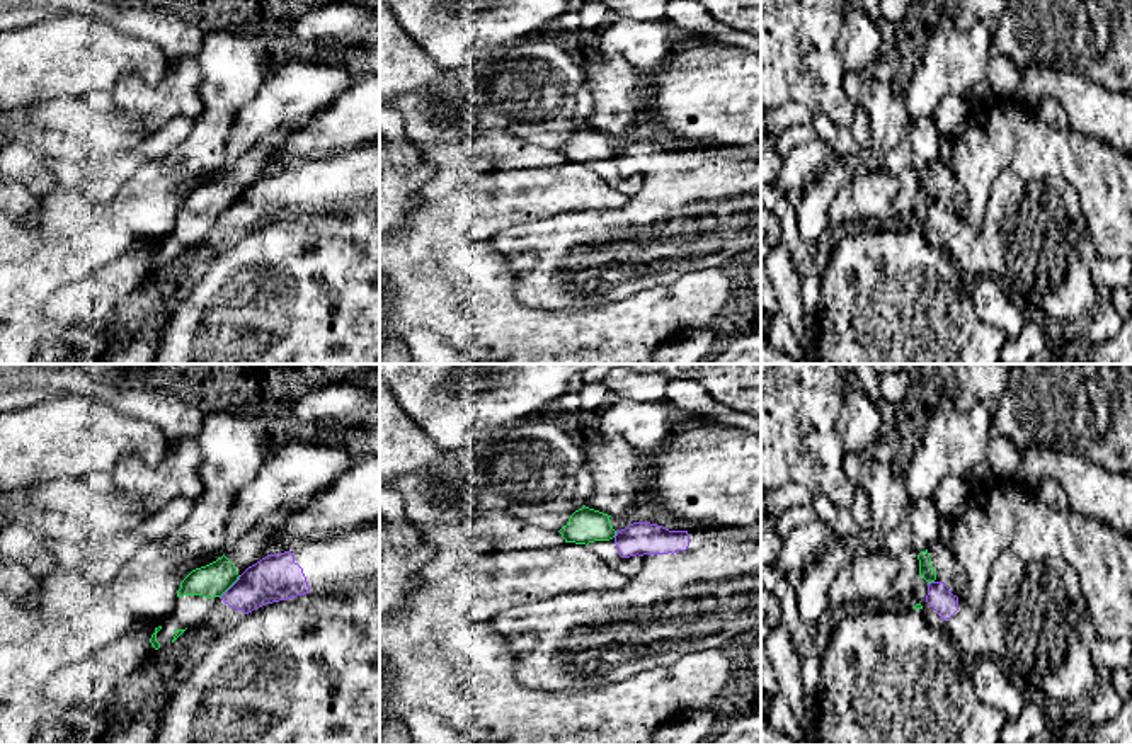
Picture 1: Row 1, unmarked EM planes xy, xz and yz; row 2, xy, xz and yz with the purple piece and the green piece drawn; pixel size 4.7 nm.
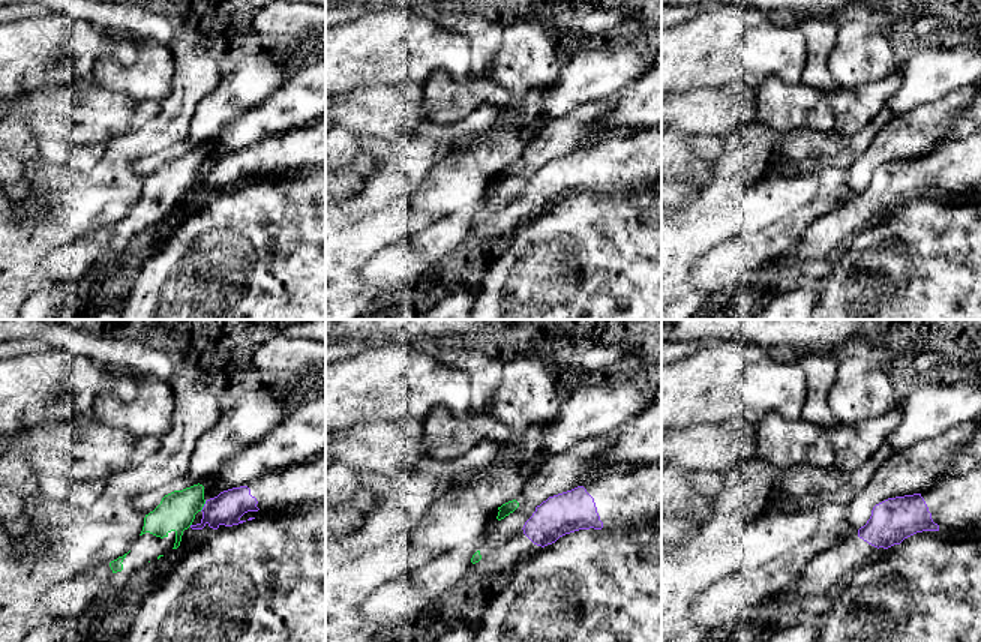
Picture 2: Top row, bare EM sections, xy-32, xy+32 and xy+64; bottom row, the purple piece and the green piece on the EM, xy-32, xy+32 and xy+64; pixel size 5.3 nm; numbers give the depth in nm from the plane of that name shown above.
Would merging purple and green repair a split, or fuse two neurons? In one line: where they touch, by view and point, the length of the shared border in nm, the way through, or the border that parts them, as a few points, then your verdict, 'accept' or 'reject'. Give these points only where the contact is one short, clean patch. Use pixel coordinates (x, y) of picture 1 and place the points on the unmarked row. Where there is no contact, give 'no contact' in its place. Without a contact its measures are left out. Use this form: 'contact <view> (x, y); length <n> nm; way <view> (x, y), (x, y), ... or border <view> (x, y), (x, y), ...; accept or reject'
contact xy (230, 206); length 150 nm; border xy (240, 194), (220, 216); reject

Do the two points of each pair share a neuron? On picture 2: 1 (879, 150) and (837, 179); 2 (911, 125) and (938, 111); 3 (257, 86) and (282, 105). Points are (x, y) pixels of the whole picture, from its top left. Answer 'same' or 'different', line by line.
1: different
2: same
3: different

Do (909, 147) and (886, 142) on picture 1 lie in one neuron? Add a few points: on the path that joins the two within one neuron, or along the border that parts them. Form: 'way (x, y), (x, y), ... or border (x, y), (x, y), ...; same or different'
border (911, 121), (901, 142), (884, 155); different

